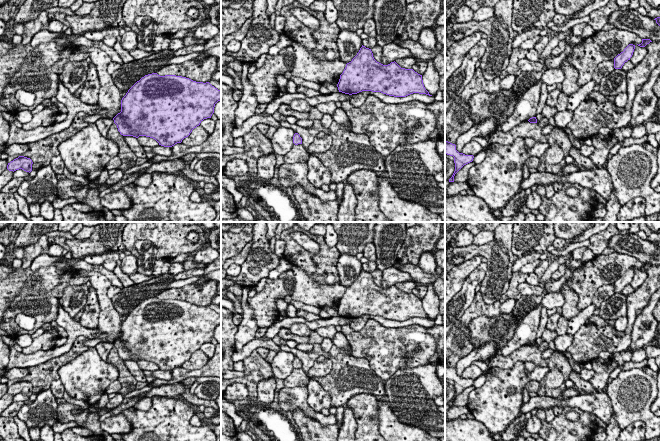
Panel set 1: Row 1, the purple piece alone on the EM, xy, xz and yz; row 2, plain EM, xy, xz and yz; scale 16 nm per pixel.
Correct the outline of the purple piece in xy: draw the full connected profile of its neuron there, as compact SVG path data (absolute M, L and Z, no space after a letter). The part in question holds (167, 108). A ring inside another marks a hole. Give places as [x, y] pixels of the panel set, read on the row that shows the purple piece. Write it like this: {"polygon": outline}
{"polygon": "M152 73L142 77L128 90L121 100L121 112L113 120L123 136L146 136L155 139L161 146L172 147L188 137L204 119L211 118L218 101L221 101L221 90L209 82Z"}

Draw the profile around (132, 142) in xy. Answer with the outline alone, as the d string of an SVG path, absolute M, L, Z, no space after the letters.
M124 136L125 142L129 148L134 152L137 158L147 158L146 152L143 146L138 142L136 137Z

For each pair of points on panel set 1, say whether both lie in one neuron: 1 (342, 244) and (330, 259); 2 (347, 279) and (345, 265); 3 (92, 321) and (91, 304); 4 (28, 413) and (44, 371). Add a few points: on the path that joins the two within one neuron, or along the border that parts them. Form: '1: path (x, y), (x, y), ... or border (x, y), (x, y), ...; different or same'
1: border (335, 245), (340, 253); different
2: path (347, 276), (347, 268); same
3: path (90, 317), (89, 311), (91, 308); same
4: border (49, 388), (37, 395); different

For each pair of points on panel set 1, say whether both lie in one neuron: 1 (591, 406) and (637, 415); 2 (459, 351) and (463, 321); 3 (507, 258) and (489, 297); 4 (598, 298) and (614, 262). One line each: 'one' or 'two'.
1: two
2: one
3: one
4: two

